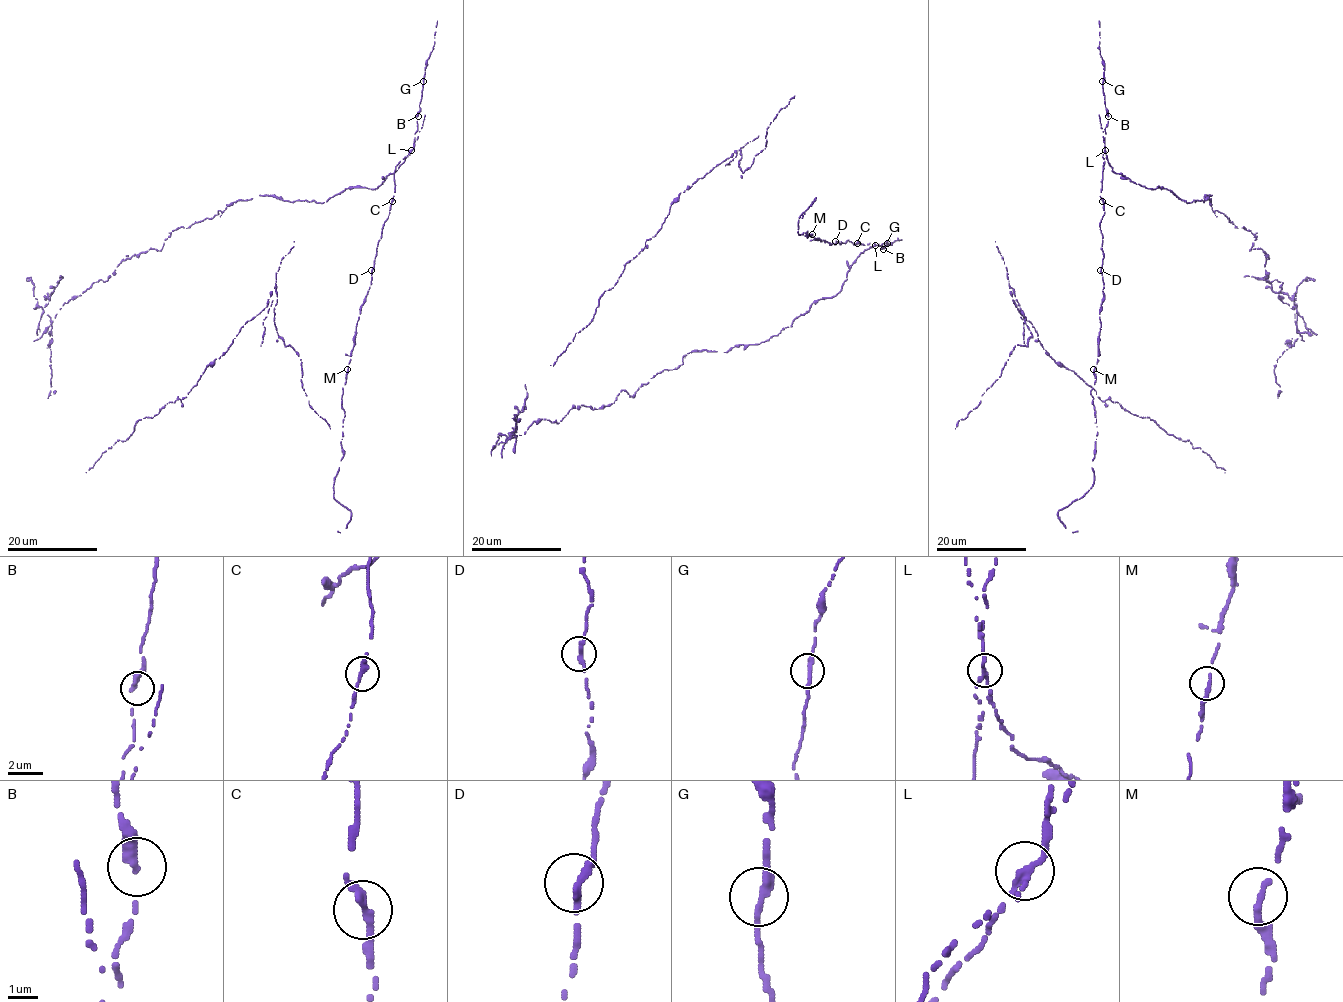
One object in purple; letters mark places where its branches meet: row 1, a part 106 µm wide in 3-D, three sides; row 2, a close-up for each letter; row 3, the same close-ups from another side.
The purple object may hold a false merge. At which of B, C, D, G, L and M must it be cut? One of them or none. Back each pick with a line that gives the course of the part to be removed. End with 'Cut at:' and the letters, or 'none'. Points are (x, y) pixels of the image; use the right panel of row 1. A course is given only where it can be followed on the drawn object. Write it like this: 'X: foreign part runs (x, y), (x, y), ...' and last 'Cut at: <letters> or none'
Cut at: L

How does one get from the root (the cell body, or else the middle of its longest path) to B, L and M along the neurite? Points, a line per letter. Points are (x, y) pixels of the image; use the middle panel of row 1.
B: (847, 241), (853, 245), (858, 241), (869, 246), (882, 245), (883, 249)
L: (847, 241), (853, 245), (858, 241), (865, 245), (875, 245)
M: (847, 241), (831, 244), (812, 234)

